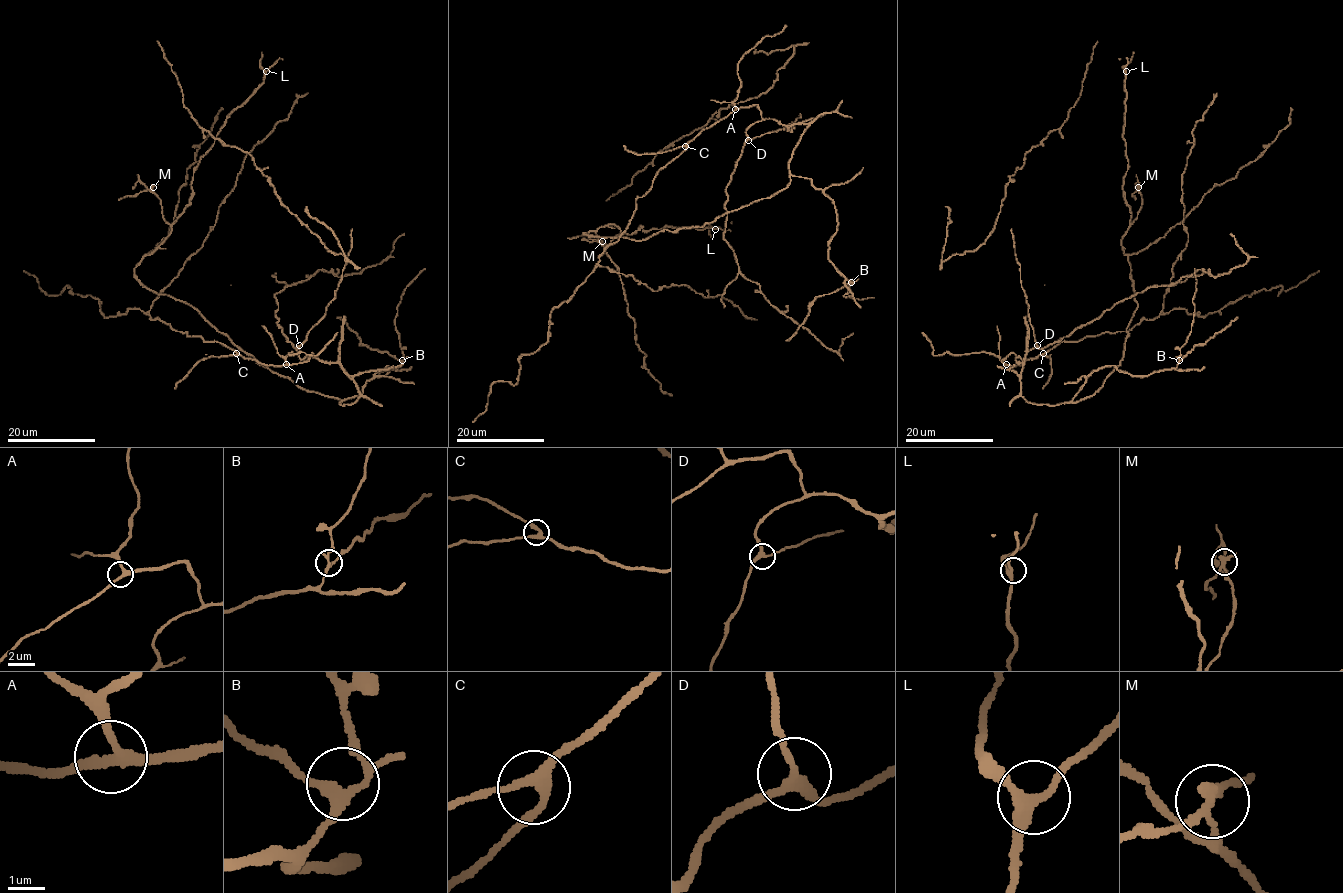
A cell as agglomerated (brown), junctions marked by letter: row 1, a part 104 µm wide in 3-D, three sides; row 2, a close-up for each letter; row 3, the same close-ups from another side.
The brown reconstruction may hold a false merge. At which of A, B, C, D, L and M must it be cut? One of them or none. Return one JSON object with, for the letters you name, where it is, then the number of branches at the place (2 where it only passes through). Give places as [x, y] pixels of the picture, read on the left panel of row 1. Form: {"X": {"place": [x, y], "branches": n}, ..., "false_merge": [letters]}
{"M": {"place": [153, 187], "branches": 3}, "false_merge": ["M"]}

